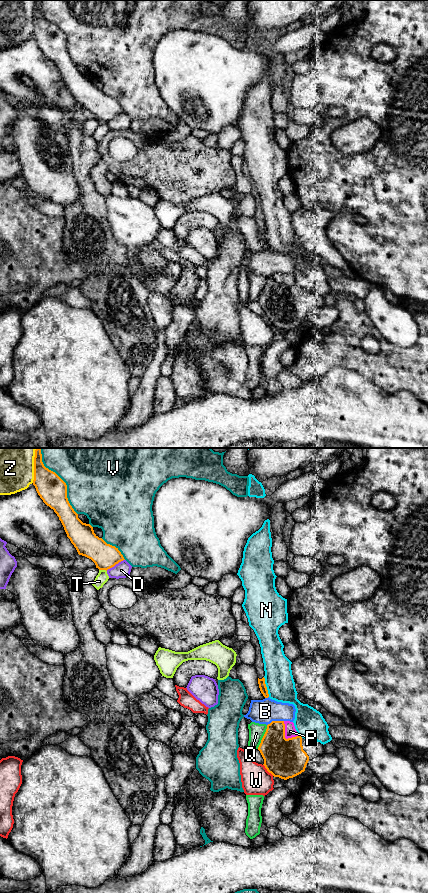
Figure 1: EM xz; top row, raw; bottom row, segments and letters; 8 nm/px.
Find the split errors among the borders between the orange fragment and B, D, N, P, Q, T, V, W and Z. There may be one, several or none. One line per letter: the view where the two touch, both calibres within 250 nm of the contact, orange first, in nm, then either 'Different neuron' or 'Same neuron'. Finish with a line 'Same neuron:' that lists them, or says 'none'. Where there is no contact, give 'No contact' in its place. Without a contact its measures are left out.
B: Touches orange in xz. Thickness 260 nm (orange) against 200 nm. Different neuron
D: Touches orange in xz. Thickness 200 nm (orange) against 130 nm. Different neuron
N: Touches orange in xz. Thickness 60 nm (orange) against 220 nm. Different neuron
P: Touches orange in xz. Thickness 320 nm (orange) against 90 nm. Same neuron
Q: Touches orange in xz. Thickness 320 nm (orange) against 130 nm. Different neuron
T: Touches orange in xz. Thickness 200 nm (orange) against 90 nm. Different neuron
V: Touches orange in xz. Thickness 220 nm (orange) against 500 nm. Different neuron
W: Touches orange in xz. Thickness 320 nm (orange) against 240 nm. Different neuron
Z: Touches orange in xz. Thickness 220 nm (orange) against 280 nm. Different neuron
Same neuron: P

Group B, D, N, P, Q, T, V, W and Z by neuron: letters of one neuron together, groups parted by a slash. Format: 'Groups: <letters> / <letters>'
Groups: B / D / N / P / Q / T / V / W / Z

